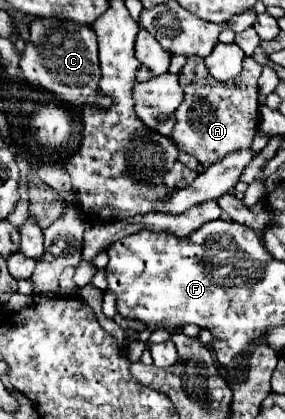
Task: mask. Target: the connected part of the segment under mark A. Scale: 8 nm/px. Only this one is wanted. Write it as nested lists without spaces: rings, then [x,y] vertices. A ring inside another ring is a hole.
[[[189,56],[179,72],[179,84],[185,92],[185,100],[175,112],[175,130],[171,140],[179,150],[195,156],[203,168],[215,164],[229,152],[249,148],[257,132],[259,120],[259,88],[257,80],[261,76],[261,64],[253,58],[243,60],[243,70],[235,80],[217,82],[207,72],[203,58]]]

